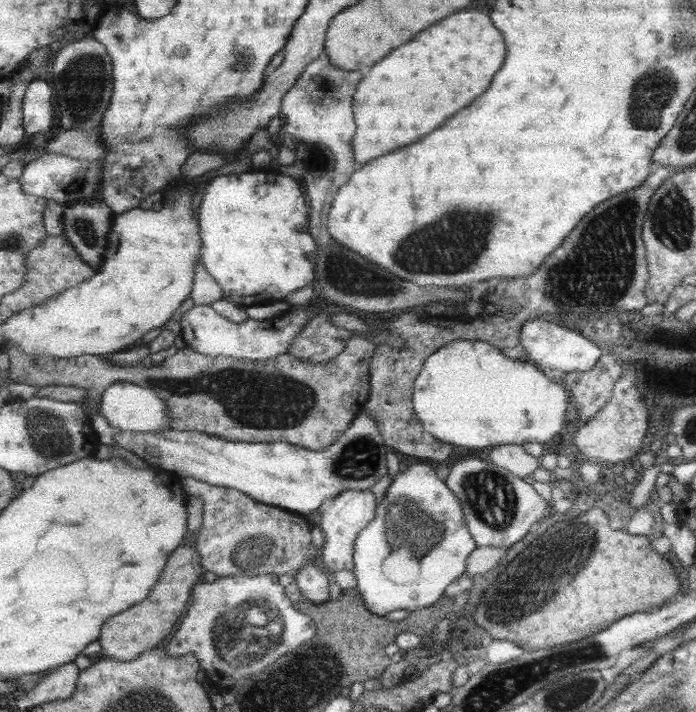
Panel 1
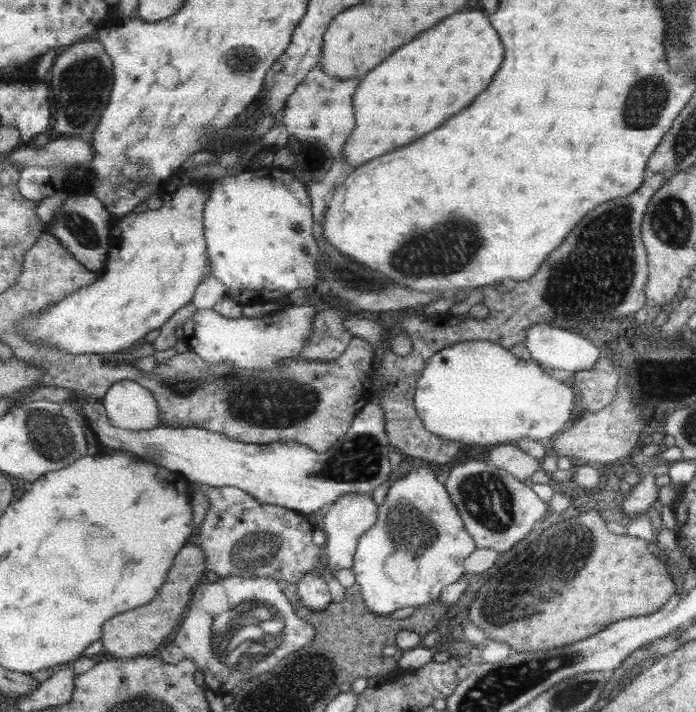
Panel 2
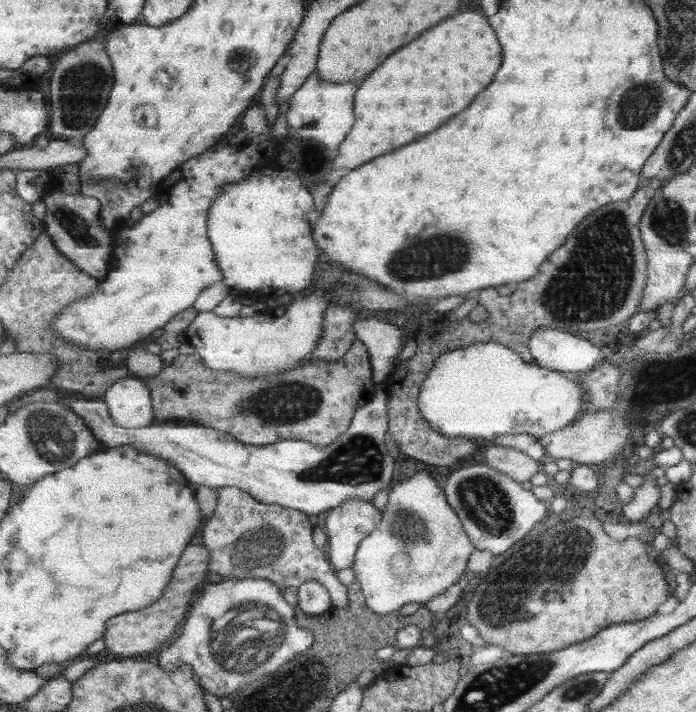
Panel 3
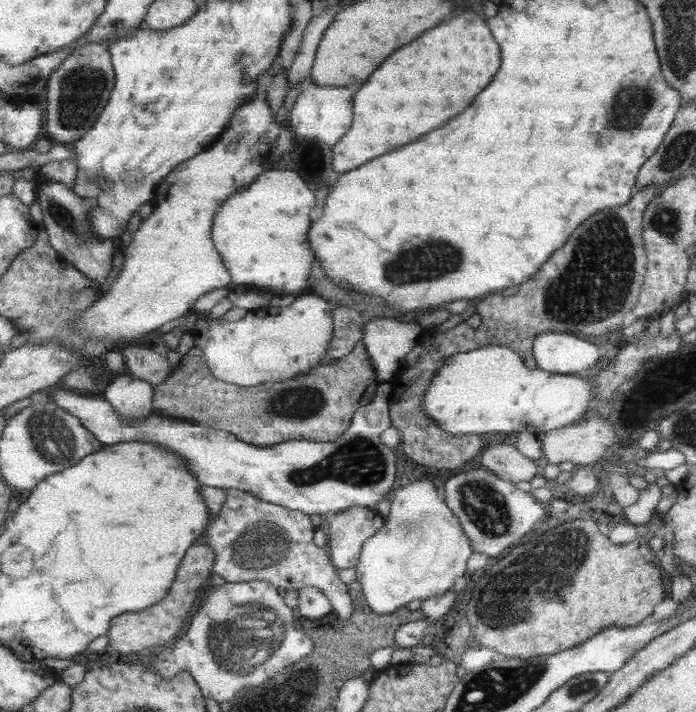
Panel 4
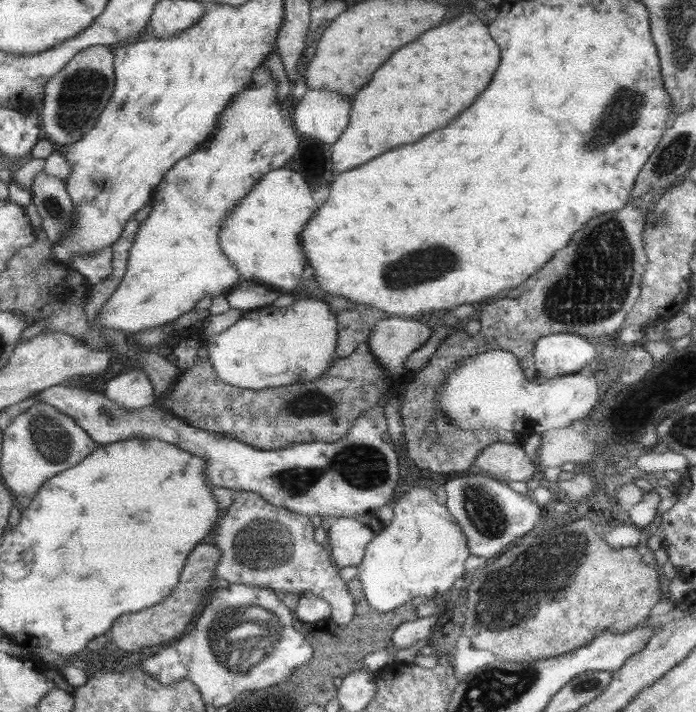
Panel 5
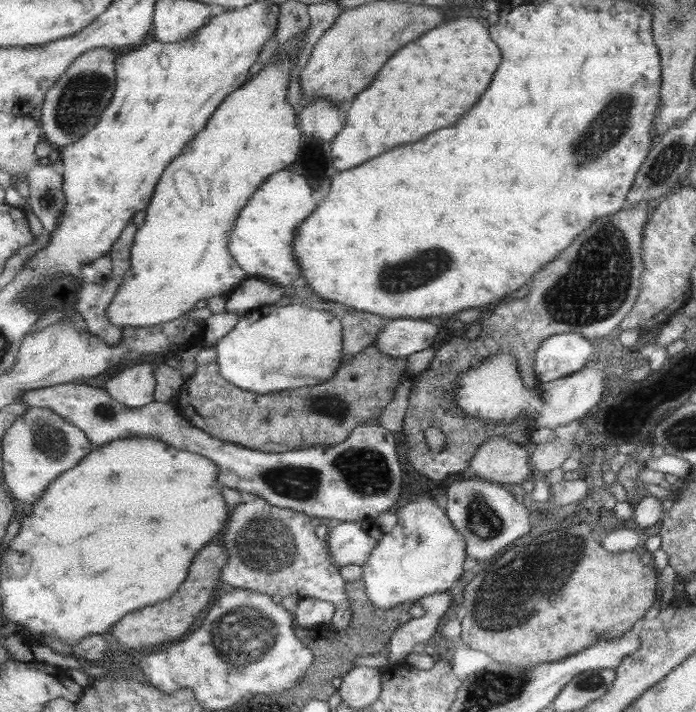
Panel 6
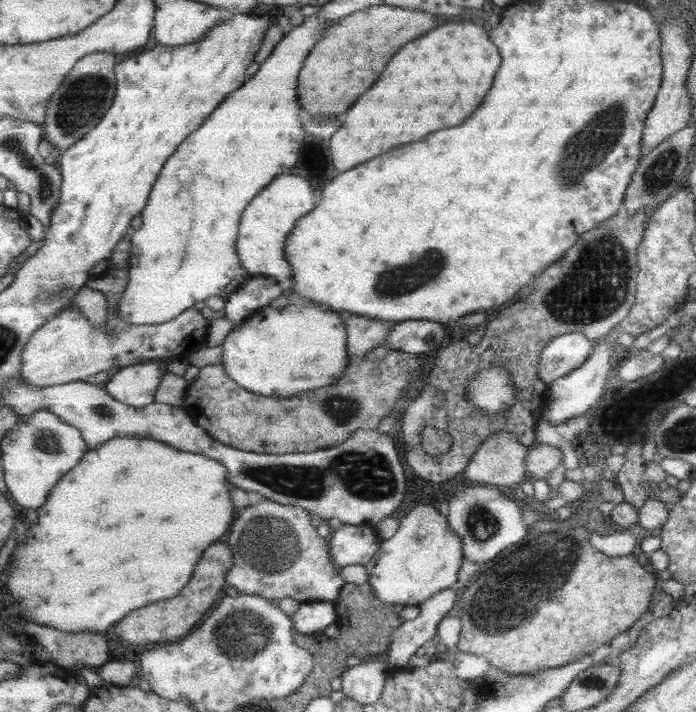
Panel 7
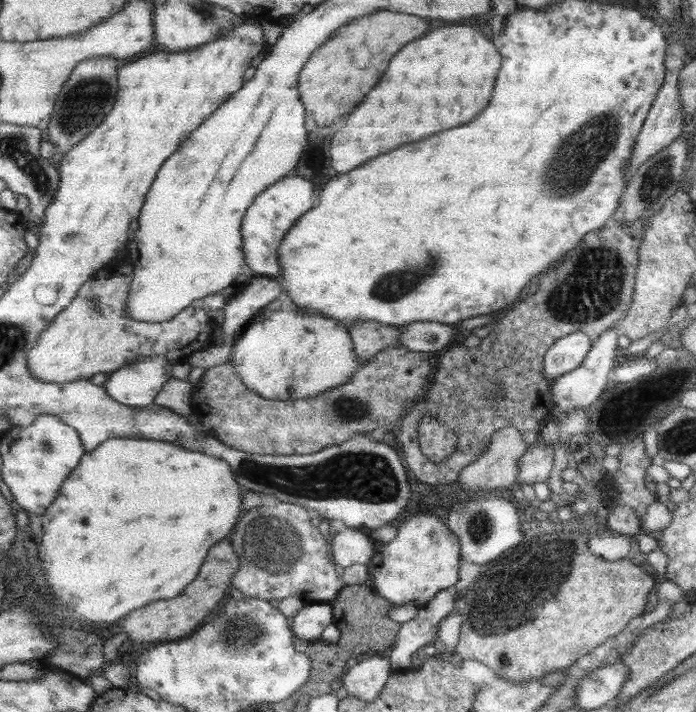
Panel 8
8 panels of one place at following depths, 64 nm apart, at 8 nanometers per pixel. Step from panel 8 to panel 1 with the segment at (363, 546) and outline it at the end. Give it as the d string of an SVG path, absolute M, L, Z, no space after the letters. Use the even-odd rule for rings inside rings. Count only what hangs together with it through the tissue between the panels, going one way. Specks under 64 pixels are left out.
M368 489L342 491L323 508L319 526L324 535L324 544L320 548L319 555L329 573L337 570L353 570L354 541L358 533L374 519L376 508L376 497Z

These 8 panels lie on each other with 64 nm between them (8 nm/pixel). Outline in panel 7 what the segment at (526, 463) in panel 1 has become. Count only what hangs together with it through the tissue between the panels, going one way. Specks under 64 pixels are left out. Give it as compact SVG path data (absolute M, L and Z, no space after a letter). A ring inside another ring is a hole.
M508 430L496 431L490 435L478 448L478 451L470 458L467 468L464 470L464 478L474 484L486 486L517 487L526 481L526 456L528 448L518 443Z

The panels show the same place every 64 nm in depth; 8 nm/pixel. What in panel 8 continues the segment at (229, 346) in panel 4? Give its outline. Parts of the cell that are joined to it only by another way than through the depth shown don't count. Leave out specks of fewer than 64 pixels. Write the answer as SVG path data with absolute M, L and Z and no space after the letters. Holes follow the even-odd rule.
M284 306L280 310L260 310L246 325L246 329L232 343L230 361L238 378L260 396L276 400L298 400L314 397L338 385L344 385L361 364L354 352L354 344L346 324L320 313L310 313L296 306Z

